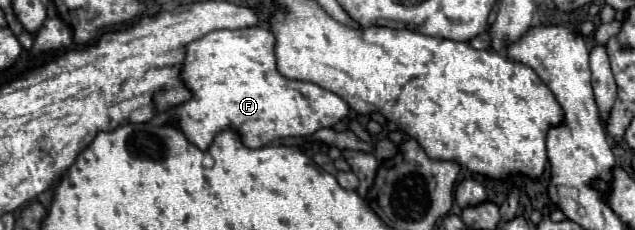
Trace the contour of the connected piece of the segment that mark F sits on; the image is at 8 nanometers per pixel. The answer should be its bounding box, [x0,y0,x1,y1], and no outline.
[171,26,349,150]

